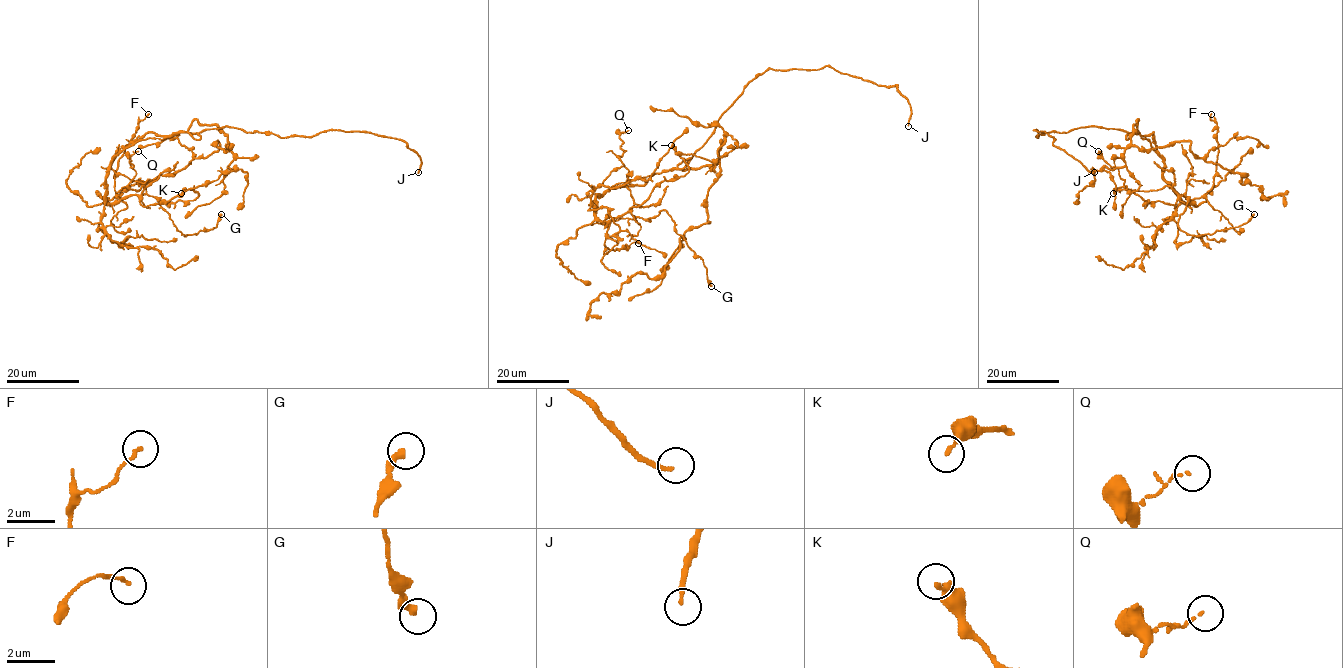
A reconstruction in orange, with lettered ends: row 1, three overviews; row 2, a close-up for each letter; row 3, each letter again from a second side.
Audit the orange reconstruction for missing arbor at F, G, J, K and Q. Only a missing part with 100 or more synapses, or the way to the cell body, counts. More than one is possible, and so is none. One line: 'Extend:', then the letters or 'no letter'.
Extend: J

